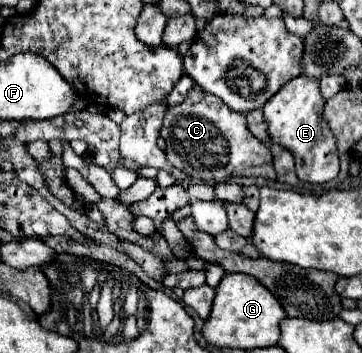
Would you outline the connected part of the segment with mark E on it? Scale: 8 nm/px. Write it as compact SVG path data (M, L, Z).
M300 75L288 81L288 85L284 85L284 89L280 89L280 93L276 93L276 97L268 101L268 105L264 105L264 117L268 123L270 139L286 147L294 155L296 173L302 181L308 183L326 183L334 179L340 171L336 137L332 135L322 113L324 97L320 93L320 83L318 79L312 79L308 75Z

